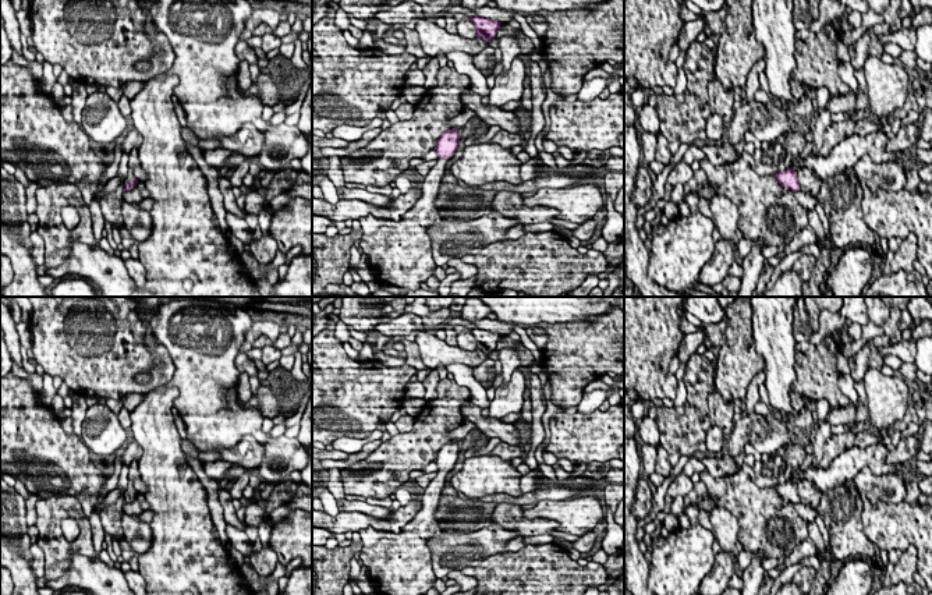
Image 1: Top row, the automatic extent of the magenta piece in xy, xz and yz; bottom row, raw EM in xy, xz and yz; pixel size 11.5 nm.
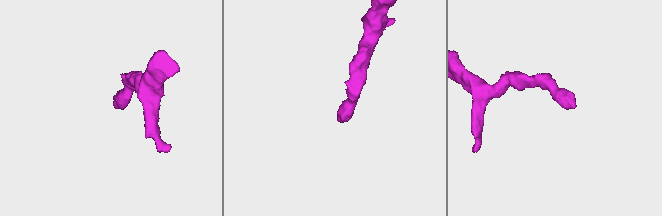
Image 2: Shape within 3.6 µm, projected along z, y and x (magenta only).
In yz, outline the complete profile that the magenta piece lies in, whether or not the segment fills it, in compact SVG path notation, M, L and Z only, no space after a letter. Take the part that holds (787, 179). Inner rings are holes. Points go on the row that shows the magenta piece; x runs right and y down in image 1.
M805 166L795 171L793 167L773 174L776 181L784 187L795 191L809 192L812 196L816 196L822 188L823 180L814 174Z

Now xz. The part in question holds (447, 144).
M457 127L442 134L435 149L439 159L421 184L422 195L400 220L372 215L358 219L362 230L359 247L369 256L369 269L380 283L411 291L433 276L436 263L426 230L442 220L435 202L447 160L458 142Z

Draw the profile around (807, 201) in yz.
M801 190L795 191L794 196L800 202L800 205L807 210L814 210L818 203L818 199L815 196L812 196L809 192L804 192Z

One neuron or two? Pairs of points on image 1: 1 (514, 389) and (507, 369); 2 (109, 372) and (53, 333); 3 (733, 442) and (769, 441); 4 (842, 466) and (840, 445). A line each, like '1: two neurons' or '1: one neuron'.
1: two neurons
2: one neuron
3: one neuron
4: two neurons

